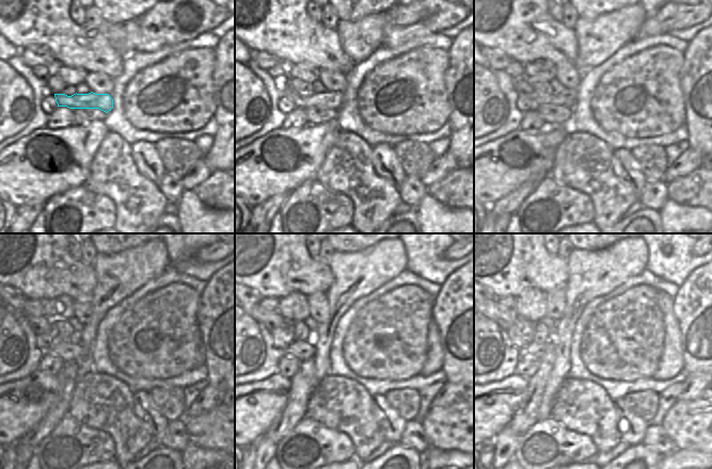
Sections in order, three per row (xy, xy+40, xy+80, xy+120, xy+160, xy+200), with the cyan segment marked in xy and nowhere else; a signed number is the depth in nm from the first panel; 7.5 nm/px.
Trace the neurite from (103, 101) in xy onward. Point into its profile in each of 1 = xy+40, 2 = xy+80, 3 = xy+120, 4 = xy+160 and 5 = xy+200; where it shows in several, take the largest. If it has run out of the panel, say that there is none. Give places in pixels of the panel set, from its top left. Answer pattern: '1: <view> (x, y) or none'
1: xy+40 (328, 99)
2: xy+80 (567, 98)
3: xy+120 (40, 325)
4: xy+160 (271, 320)
5: xy+200 (504, 318)

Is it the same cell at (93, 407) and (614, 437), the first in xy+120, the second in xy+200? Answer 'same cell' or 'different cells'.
same cell

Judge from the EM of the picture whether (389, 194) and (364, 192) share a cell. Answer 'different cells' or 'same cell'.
same cell

